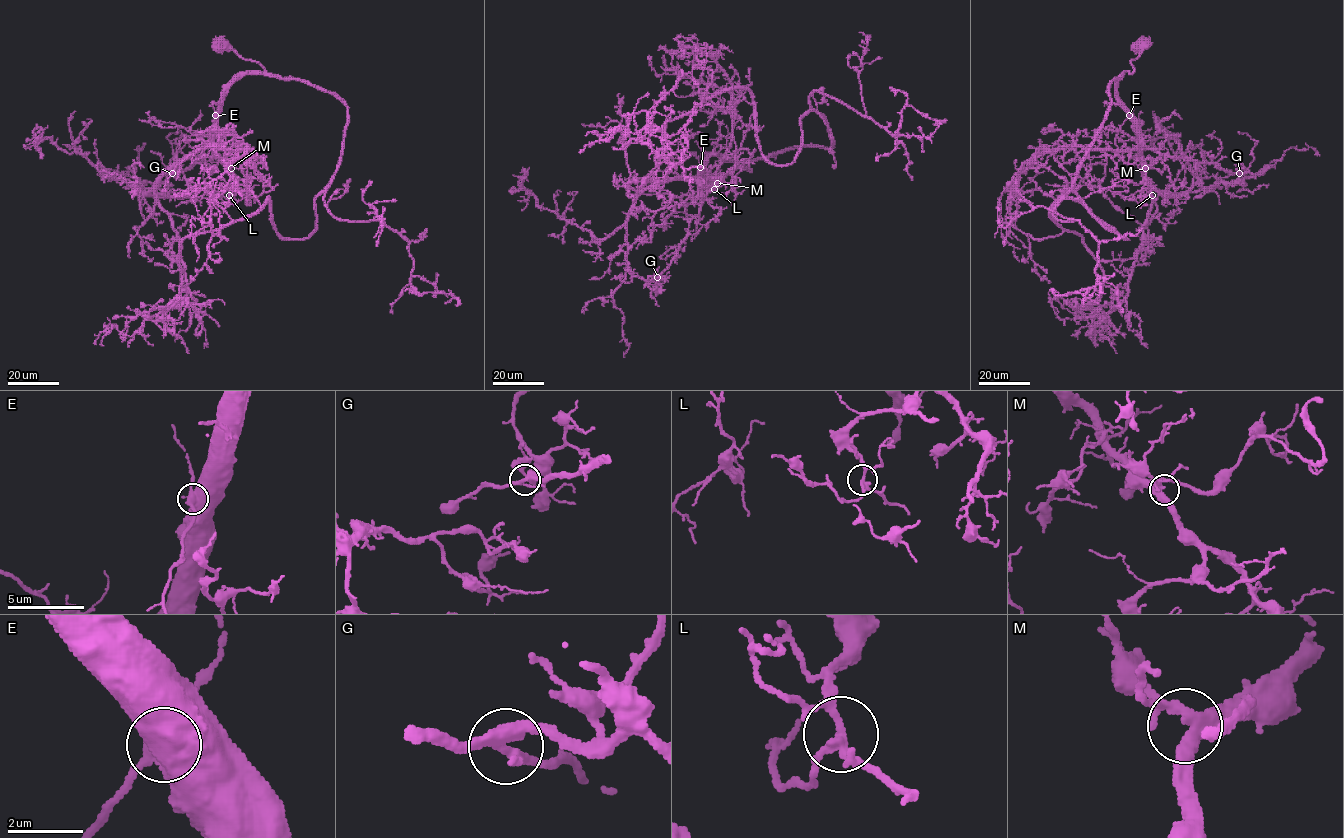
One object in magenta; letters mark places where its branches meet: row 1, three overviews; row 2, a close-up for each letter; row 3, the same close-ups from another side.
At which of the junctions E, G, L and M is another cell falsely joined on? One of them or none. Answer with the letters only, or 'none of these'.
E

